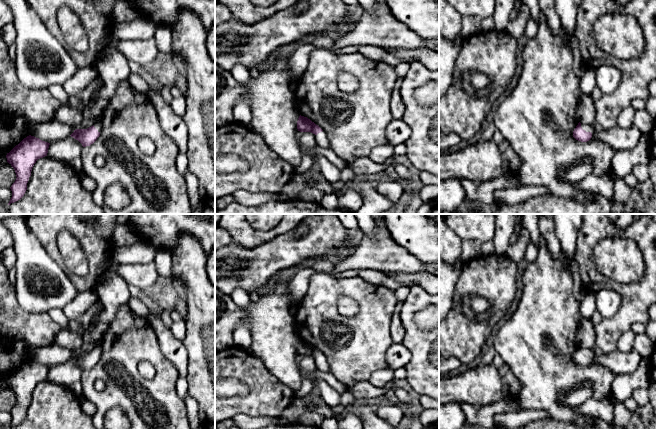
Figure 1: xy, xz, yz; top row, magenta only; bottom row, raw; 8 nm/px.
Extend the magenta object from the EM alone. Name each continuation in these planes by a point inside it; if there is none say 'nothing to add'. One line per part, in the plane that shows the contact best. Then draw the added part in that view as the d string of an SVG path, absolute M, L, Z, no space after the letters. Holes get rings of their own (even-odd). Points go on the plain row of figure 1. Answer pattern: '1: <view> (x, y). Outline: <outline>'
1: yz (588, 352). Outline: M581 348L581 351L586 356L591 356L592 357L593 355L595 355L594 349L583 349L583 348Z

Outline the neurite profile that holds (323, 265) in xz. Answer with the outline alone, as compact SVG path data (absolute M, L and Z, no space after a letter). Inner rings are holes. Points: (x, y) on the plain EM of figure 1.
M320 260L312 265L312 269L315 271L331 272L334 269L334 264L327 260Z

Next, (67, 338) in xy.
M63 328L57 334L54 344L66 347L76 354L83 345L83 336L70 330L69 328Z

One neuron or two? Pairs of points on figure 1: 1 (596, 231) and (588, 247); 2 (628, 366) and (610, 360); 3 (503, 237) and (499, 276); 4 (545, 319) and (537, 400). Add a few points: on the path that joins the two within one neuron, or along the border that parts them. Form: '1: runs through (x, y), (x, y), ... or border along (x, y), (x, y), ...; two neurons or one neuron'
1: runs through (592, 235), (588, 239), (588, 243); one neuron
2: runs through (624, 363), (614, 361); one neuron
3: border along (496, 253), (503, 254); two neurons
4: runs through (539, 339), (538, 380); one neuron

